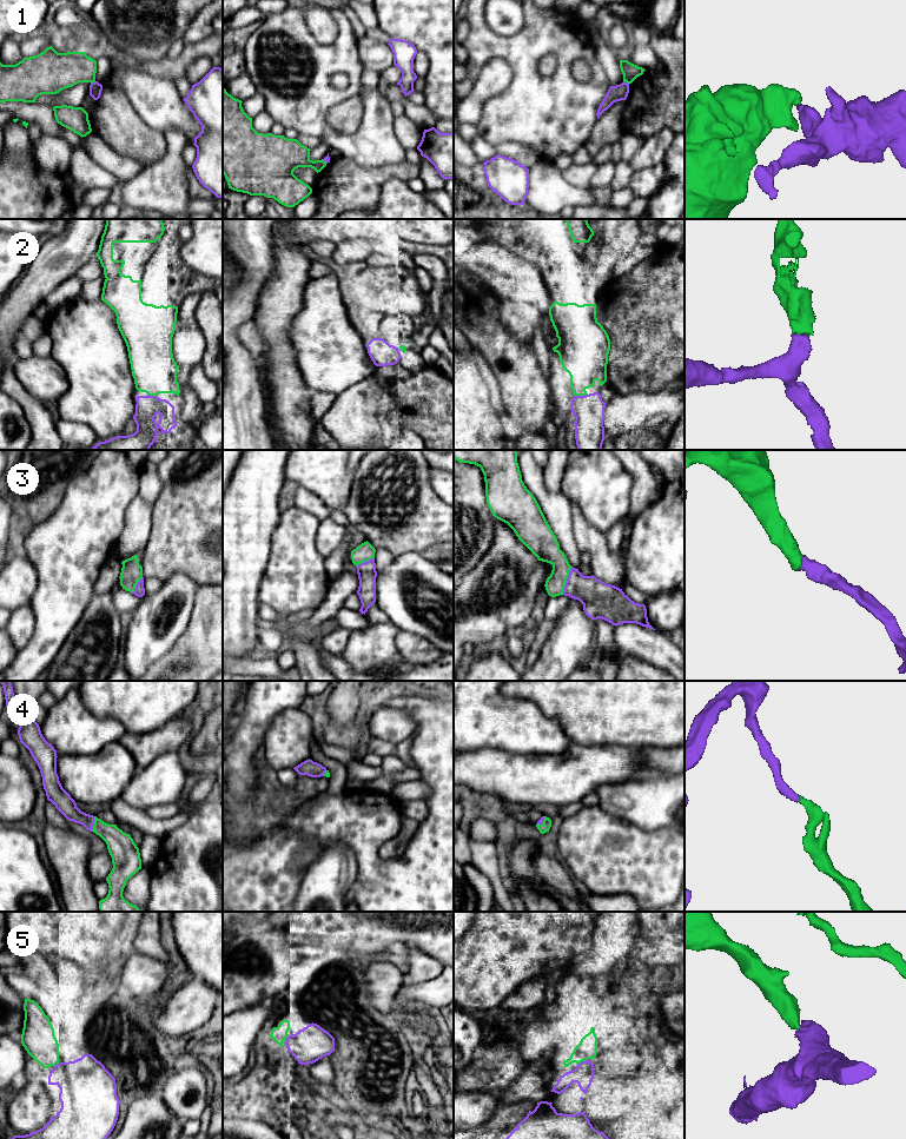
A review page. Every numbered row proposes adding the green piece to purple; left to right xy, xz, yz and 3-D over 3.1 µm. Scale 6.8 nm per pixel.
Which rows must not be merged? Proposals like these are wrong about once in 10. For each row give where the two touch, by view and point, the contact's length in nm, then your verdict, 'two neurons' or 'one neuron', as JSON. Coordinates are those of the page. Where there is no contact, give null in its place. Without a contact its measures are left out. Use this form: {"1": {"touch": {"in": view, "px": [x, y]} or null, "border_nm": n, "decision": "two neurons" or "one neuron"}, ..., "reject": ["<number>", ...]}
{"1": {"touch": {"in": "yz", "px": [625, 81]}, "border_nm": 50, "decision": "two neurons"}, "2": {"touch": {"in": "yz", "px": [580, 396]}, "border_nm": 100, "decision": "one neuron"}, "3": {"touch": {"in": "yz", "px": [567, 581]}, "border_nm": 200, "decision": "one neuron"}, "4": {"touch": {"in": "xy", "px": [93, 823]}, "border_nm": 110, "decision": "one neuron"}, "5": {"touch": {"in": "yz", "px": [582, 1061]}, "border_nm": 80, "decision": "one neuron"}, "reject": ["1"]}

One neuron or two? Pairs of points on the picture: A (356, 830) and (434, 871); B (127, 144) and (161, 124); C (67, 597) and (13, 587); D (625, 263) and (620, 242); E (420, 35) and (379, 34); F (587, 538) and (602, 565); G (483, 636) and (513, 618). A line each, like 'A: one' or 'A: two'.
A: one
B: two
C: two
D: two
E: two
F: one
G: one

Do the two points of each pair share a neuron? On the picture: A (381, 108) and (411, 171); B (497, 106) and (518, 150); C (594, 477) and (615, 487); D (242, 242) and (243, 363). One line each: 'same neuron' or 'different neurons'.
A: different neurons
B: different neurons
C: same neuron
D: same neuron

